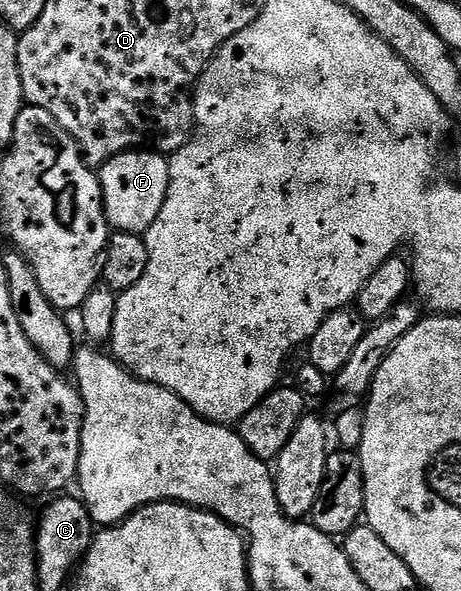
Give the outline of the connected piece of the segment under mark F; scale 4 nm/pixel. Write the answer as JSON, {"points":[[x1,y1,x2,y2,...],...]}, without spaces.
{"points":[[148,148,127,150,99,167,98,177,104,197,104,214,113,231,143,235,150,224,158,220,158,212,162,212,170,180,168,158,163,153]]}

